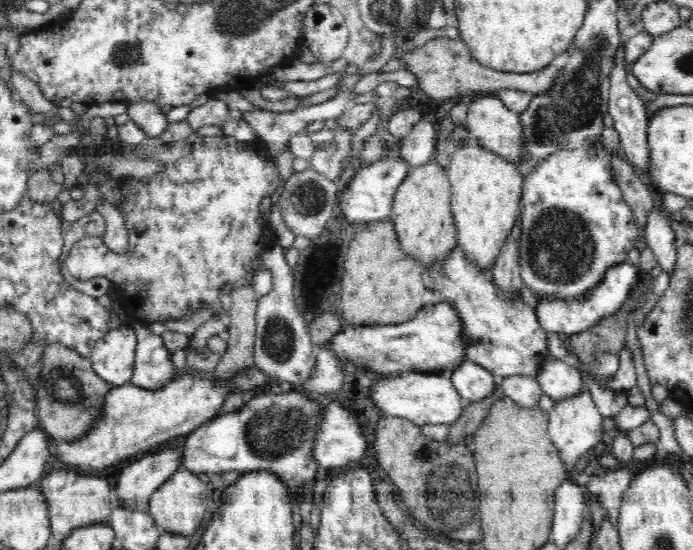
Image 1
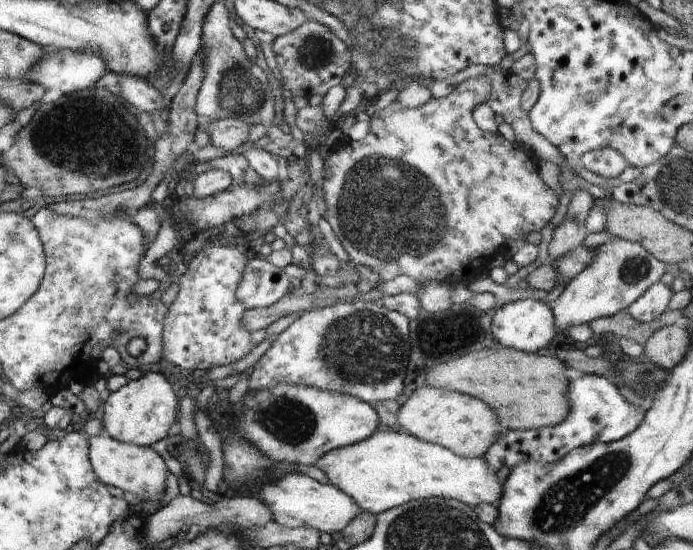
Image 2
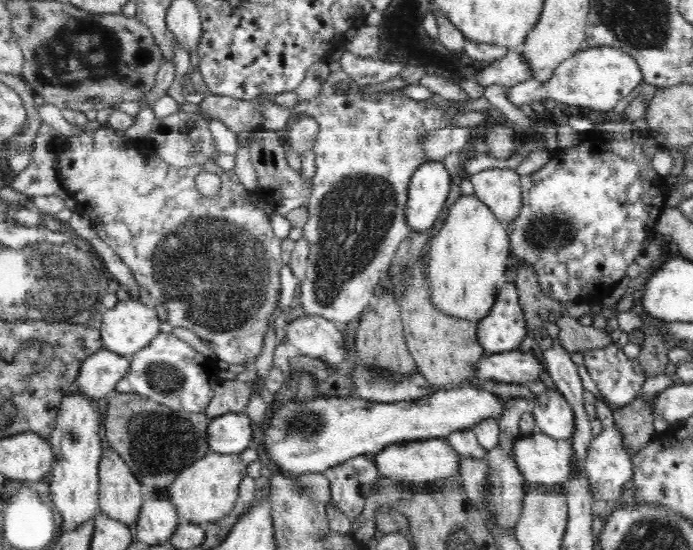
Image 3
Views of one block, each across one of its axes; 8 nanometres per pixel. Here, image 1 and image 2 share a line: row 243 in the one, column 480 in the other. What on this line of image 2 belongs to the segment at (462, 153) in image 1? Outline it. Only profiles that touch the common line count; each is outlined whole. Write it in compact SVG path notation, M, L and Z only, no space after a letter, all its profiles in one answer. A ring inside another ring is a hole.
M382 427L362 442L330 450L315 465L326 473L330 483L348 494L360 510L374 515L430 497L454 499L470 507L494 504L500 500L503 490L495 472L482 457L461 457L443 446Z

